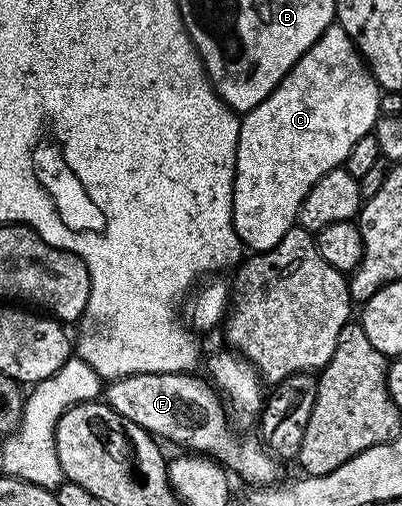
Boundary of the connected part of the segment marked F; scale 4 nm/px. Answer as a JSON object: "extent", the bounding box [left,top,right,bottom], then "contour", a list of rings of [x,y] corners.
{"extent":[105,371,284,487],"contour":[[[188,371],[116,377],[106,386],[105,401],[113,411],[117,411],[117,415],[137,423],[137,427],[146,433],[164,442],[176,441],[179,445],[188,445],[191,448],[188,450],[198,451],[222,463],[234,476],[236,473],[241,480],[248,481],[251,487],[282,482],[284,466],[267,452],[266,445],[258,436],[238,437],[231,433],[231,425],[227,422],[229,413],[221,404],[218,392],[202,376],[199,378],[195,375]]]}

